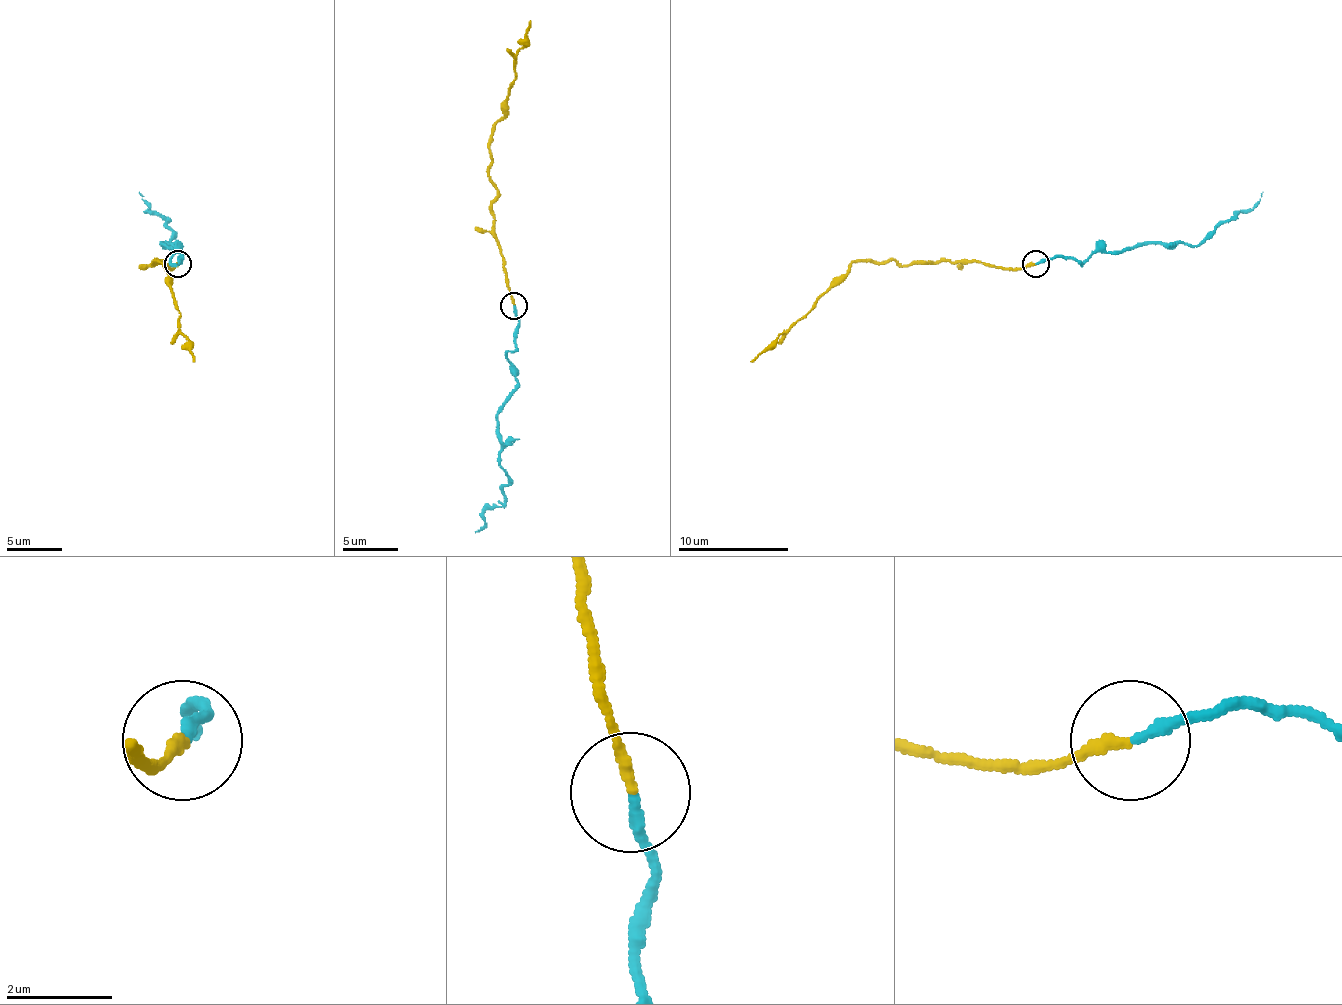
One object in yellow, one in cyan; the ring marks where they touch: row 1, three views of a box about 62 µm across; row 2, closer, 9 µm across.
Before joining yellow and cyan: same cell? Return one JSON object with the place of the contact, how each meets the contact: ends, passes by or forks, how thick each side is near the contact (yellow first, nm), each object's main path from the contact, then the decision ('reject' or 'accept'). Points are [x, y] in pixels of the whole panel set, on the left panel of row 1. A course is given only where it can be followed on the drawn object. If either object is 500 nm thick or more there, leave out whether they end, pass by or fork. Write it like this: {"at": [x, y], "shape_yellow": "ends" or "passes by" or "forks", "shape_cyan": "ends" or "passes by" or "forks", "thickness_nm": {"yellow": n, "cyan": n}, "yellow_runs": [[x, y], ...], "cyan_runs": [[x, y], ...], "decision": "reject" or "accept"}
{"at": [178, 263], "shape_yellow": "ends", "shape_cyan": "ends", "thickness_nm": {"yellow": 200, "cyan": 190}, "yellow_runs": [[178, 263], [153, 265], [156, 260], [170, 274], [178, 329], [195, 362]], "cyan_runs": [[178, 263], [181, 257], [170, 260], [181, 252], [162, 243], [173, 235], [167, 221], [148, 210], [140, 191]], "decision": "reject"}

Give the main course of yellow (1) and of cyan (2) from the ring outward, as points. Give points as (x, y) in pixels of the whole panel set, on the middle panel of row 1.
1: (514, 306), (492, 218), (498, 193), (489, 177), (492, 127), (506, 113), (514, 56), (525, 45), (531, 20)
2: (514, 306), (517, 336), (506, 356), (517, 389), (498, 413), (509, 480), (476, 532)

